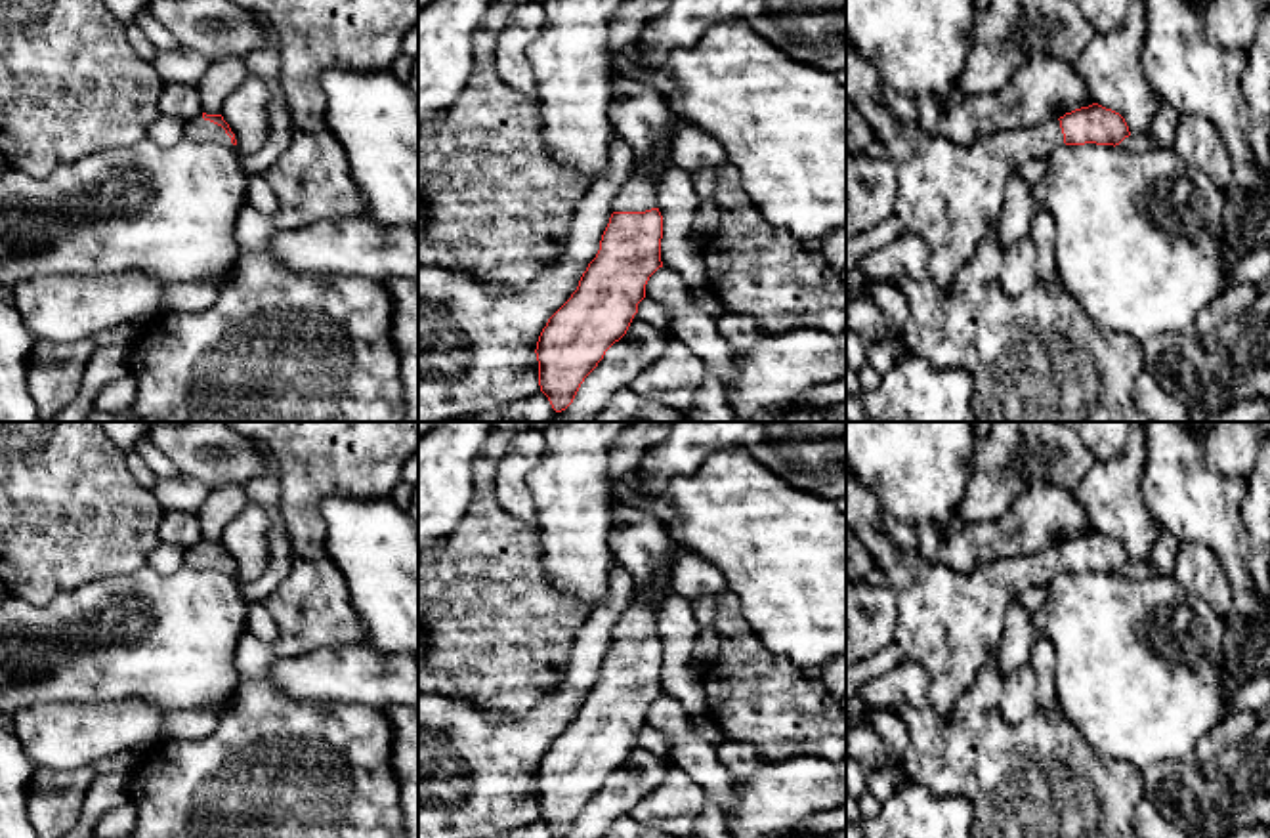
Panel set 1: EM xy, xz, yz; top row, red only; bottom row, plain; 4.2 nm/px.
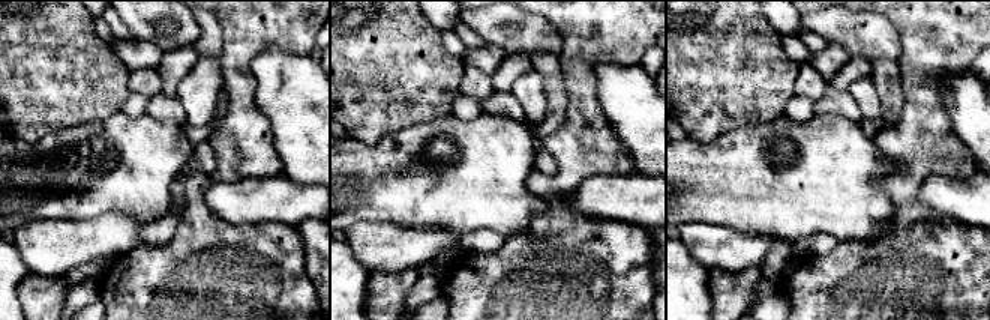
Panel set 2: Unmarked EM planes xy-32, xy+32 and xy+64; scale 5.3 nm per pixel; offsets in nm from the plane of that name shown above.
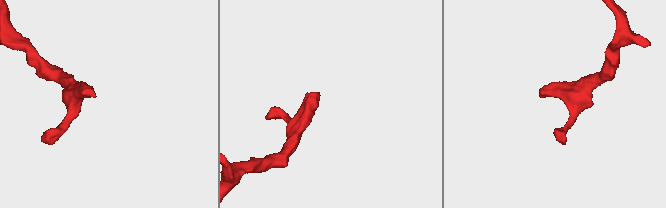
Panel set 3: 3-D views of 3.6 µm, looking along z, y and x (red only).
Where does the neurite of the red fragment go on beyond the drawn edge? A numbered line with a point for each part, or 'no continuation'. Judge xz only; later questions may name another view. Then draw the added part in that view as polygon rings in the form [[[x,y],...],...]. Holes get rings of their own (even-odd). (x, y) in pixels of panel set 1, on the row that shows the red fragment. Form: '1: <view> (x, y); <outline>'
1: xz (638, 193); [[[632,166],[632,172],[613,200],[613,212],[646,212],[657,208],[655,166]]]

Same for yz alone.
1: yz (950, 195); [[[848,40],[846,97],[886,147],[884,158],[896,166],[894,214],[905,221],[903,233],[921,237],[928,246],[928,273],[943,296],[978,244],[995,237],[1008,178],[1020,164],[1047,158],[1064,143],[1058,118],[1001,130],[974,145],[932,136],[917,120],[903,122],[884,101],[877,69]]]

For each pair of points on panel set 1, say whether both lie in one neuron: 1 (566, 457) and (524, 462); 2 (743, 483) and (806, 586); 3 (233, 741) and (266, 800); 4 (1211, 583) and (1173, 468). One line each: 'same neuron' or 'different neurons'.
1: different neurons
2: same neuron
3: same neuron
4: different neurons

